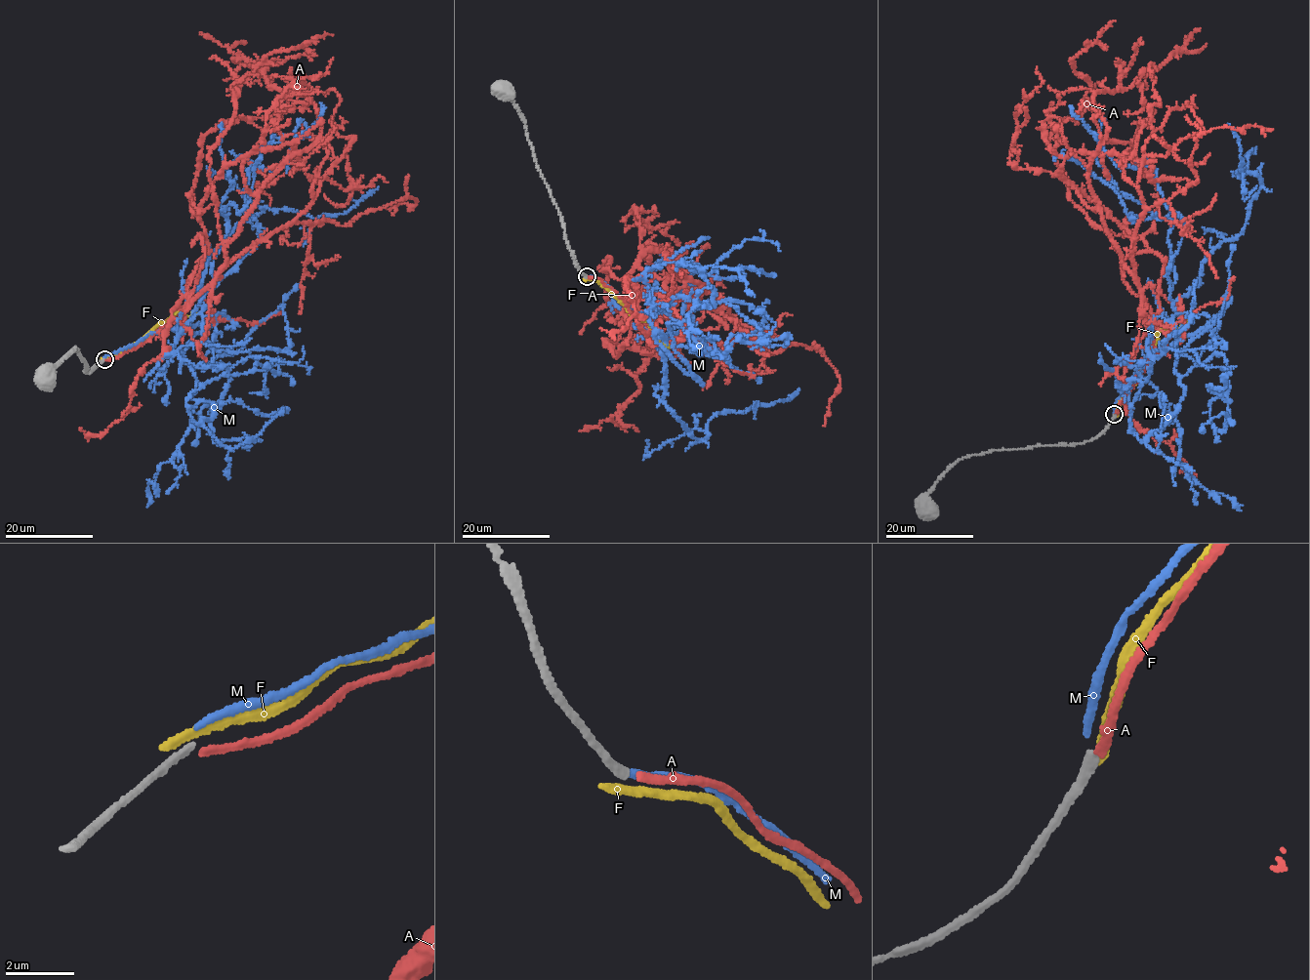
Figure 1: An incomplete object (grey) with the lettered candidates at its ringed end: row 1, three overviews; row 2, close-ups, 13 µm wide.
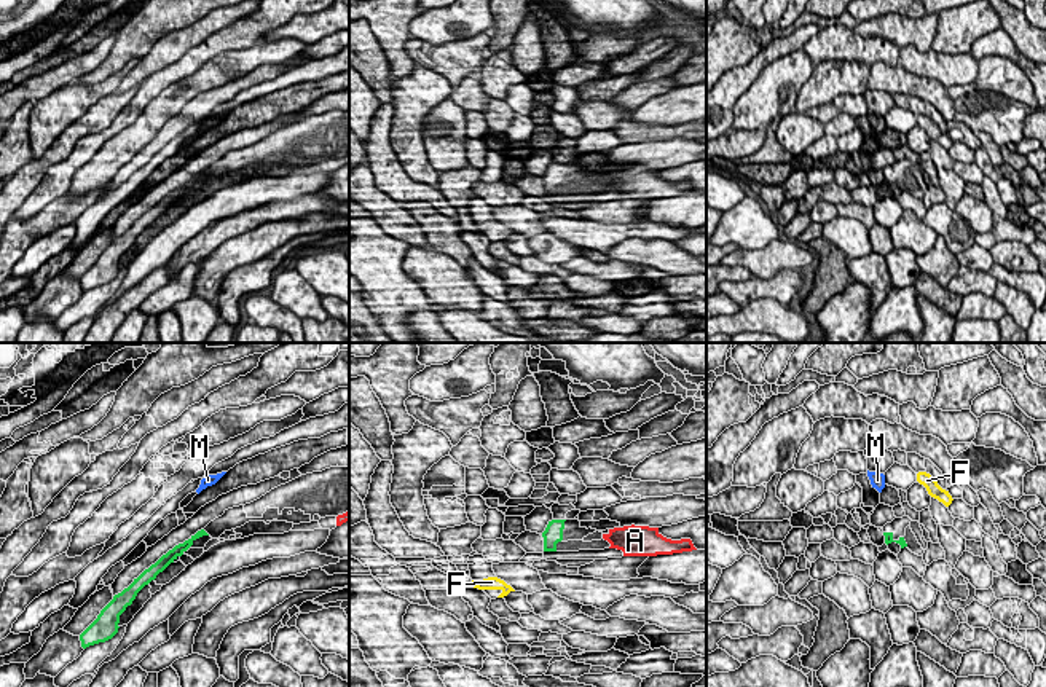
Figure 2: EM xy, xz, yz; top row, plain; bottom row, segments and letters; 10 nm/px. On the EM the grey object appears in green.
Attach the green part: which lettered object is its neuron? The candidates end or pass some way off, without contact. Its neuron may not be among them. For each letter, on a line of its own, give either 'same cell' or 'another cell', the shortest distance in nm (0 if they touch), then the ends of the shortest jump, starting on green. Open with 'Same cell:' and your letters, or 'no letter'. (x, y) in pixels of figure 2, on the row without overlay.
Same cell: no letter
A: another cell; gap 400 nm; span xz (563, 171), (603, 177)
F: another cell; gap 500 nm; span xz (544, 193), (509, 228)
M: another cell; gap 360 nm; span xy (201, 172), (198, 136)

